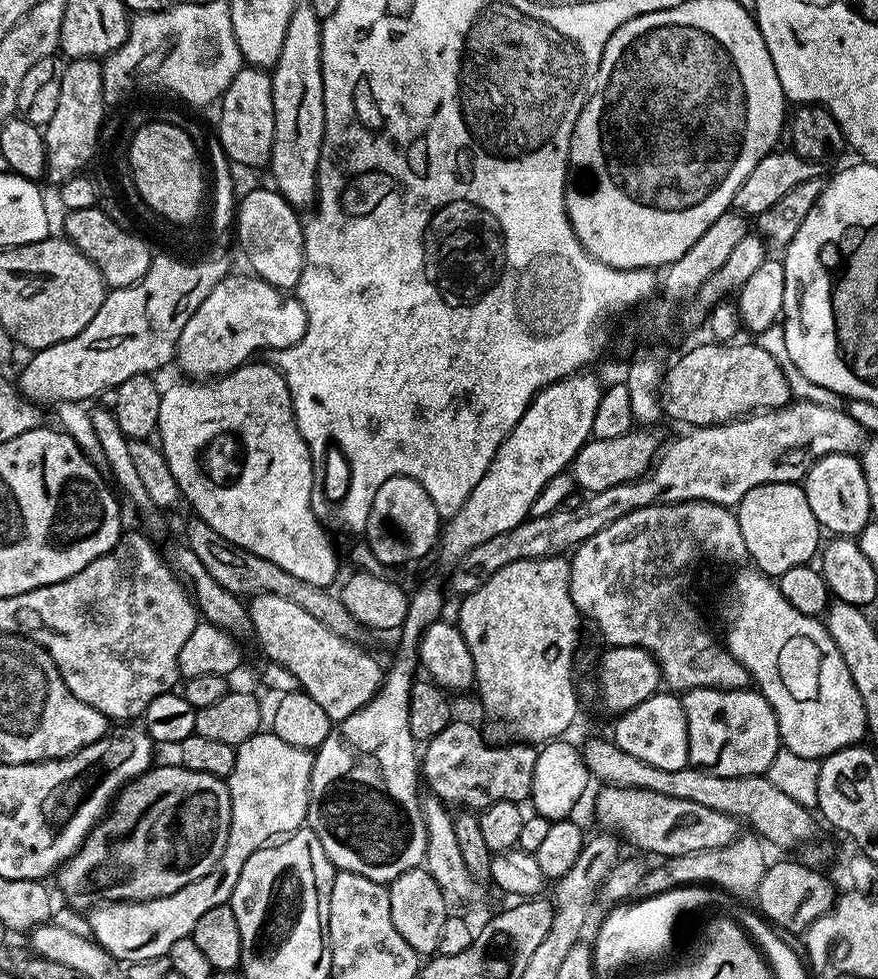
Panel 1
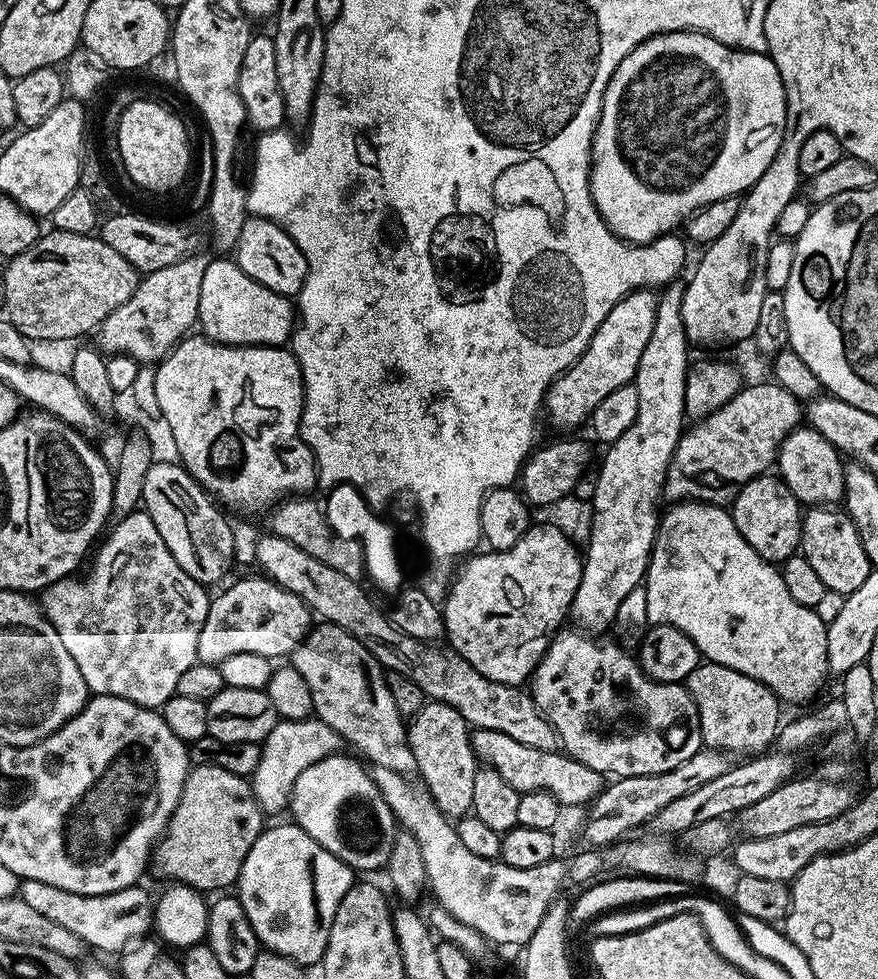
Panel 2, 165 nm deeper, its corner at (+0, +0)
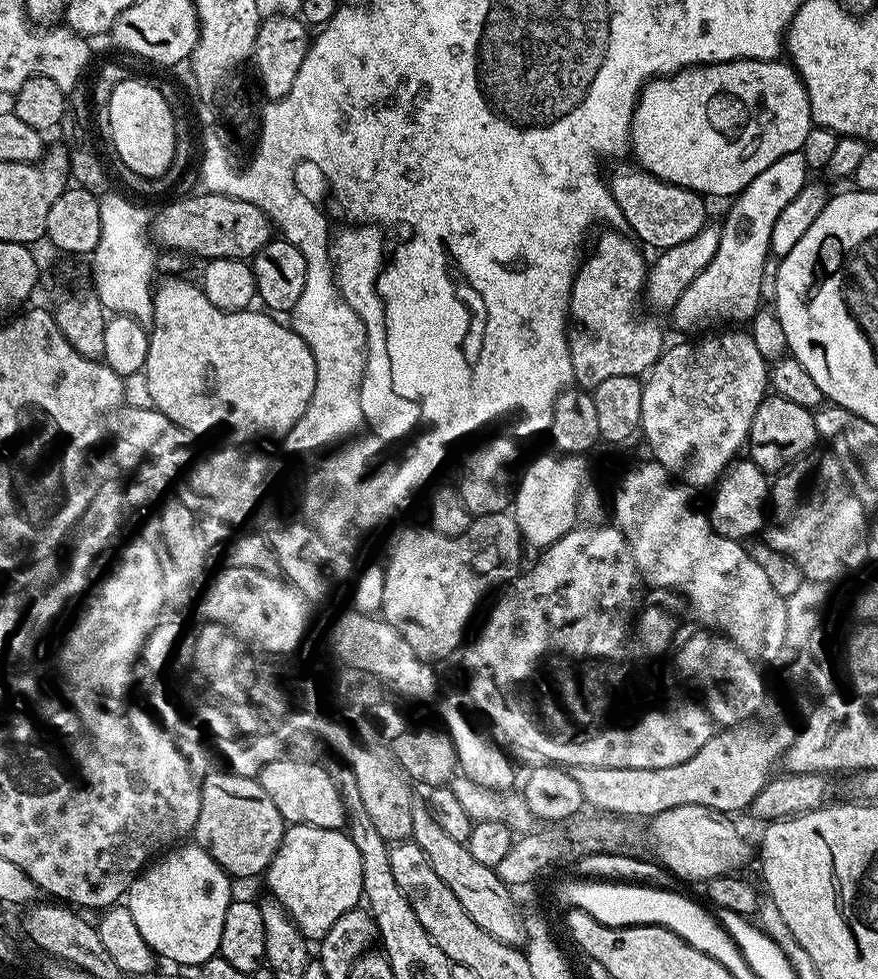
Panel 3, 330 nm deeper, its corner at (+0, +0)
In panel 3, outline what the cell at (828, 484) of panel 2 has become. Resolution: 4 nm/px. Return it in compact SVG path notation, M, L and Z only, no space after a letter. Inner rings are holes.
M765 395L754 414L746 441L747 455L761 470L769 474L779 473L797 460L807 457L815 444L818 444L816 417L809 409L798 406L798 402L790 402L790 398Z

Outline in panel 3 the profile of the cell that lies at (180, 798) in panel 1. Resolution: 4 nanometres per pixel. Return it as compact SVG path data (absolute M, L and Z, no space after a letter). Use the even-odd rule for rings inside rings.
M212 770L202 782L202 802L194 843L206 850L206 854L210 854L210 858L214 858L214 862L218 862L229 877L267 873L284 837L285 827L286 822L282 814L278 814L278 806L270 802L270 794L262 790L259 779Z

